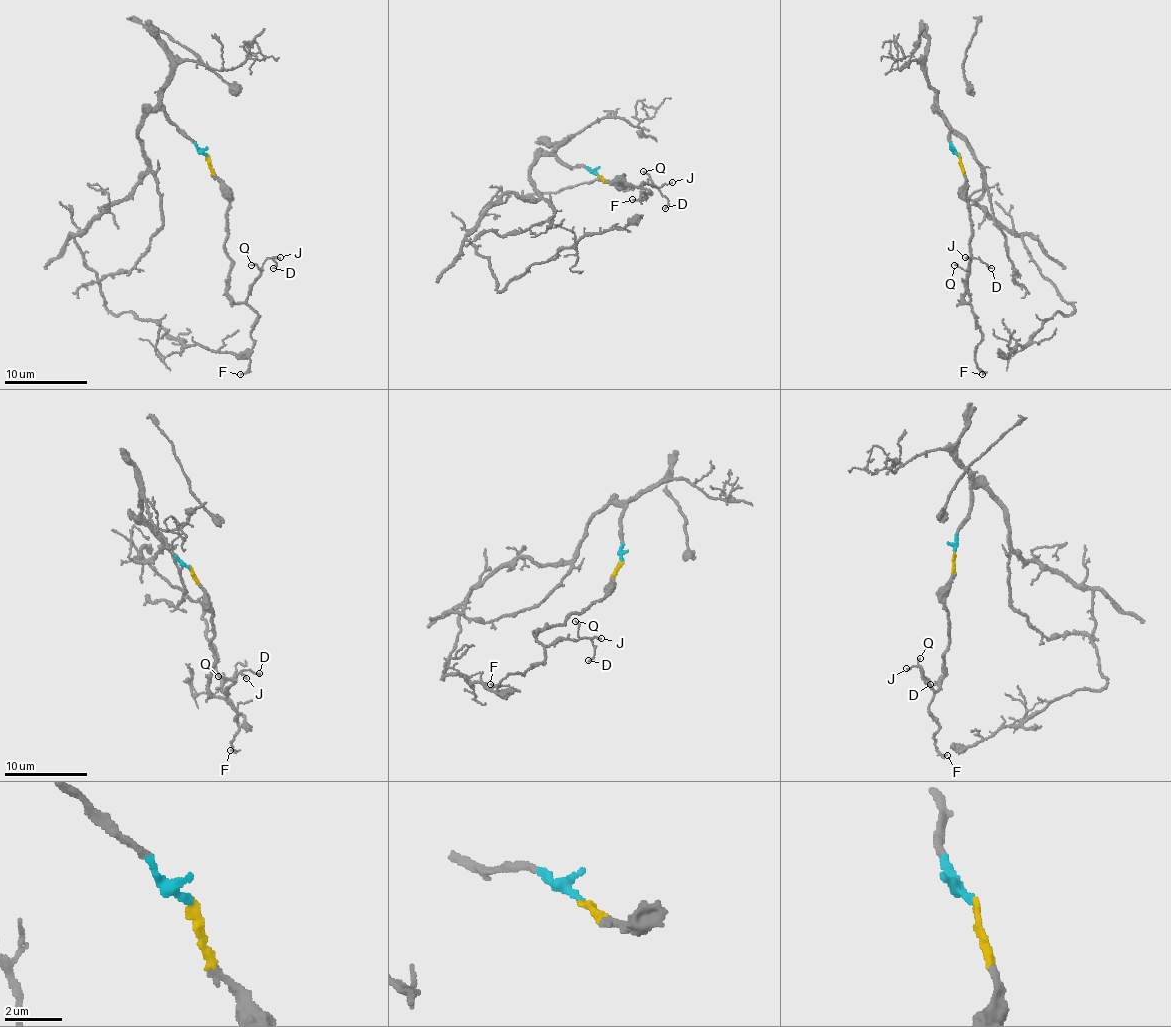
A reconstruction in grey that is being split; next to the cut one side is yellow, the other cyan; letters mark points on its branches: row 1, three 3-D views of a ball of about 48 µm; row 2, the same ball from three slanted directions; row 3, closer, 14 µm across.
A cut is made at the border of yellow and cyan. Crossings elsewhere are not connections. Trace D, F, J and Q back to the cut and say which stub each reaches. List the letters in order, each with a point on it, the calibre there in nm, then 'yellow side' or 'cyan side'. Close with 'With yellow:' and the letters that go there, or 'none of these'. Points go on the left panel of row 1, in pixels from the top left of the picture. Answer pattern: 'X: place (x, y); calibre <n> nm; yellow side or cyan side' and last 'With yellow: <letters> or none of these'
D: place (273, 268); calibre 110 nm; yellow side
F: place (240, 374); calibre 90 nm; yellow side
J: place (280, 257); calibre 110 nm; yellow side
Q: place (251, 265); calibre 110 nm; yellow side
With yellow: D, F, J, Q

